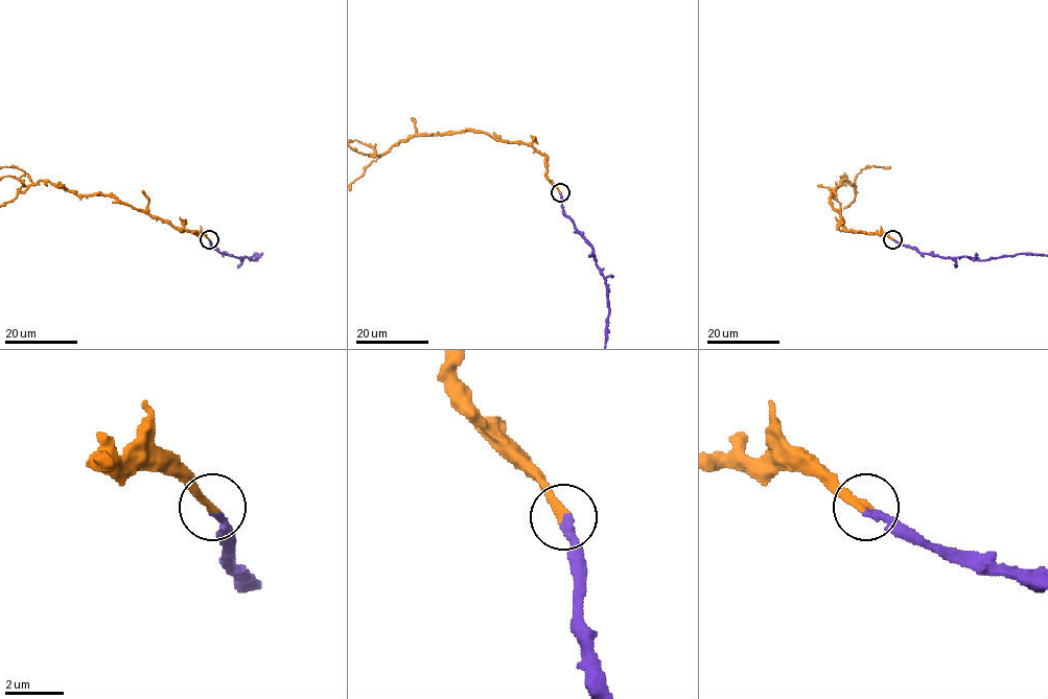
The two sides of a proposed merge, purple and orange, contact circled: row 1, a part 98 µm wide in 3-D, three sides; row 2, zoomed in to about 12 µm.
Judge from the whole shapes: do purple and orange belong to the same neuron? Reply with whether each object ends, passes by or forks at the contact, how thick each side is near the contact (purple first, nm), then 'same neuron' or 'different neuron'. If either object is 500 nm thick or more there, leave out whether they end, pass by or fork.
purple ends there; orange ends there; 240 nm thick on the purple side, 300 nm on the other; same neuron

